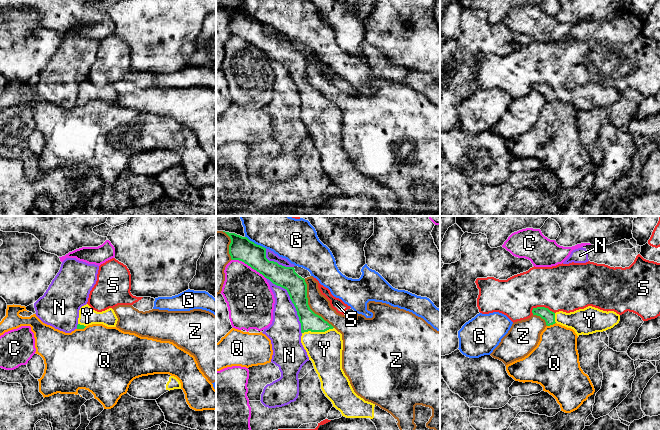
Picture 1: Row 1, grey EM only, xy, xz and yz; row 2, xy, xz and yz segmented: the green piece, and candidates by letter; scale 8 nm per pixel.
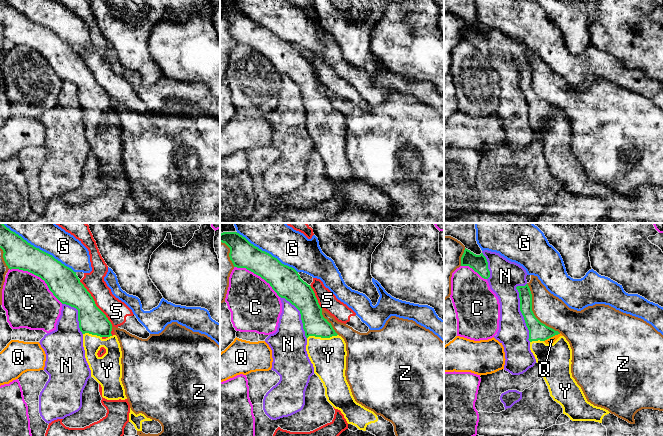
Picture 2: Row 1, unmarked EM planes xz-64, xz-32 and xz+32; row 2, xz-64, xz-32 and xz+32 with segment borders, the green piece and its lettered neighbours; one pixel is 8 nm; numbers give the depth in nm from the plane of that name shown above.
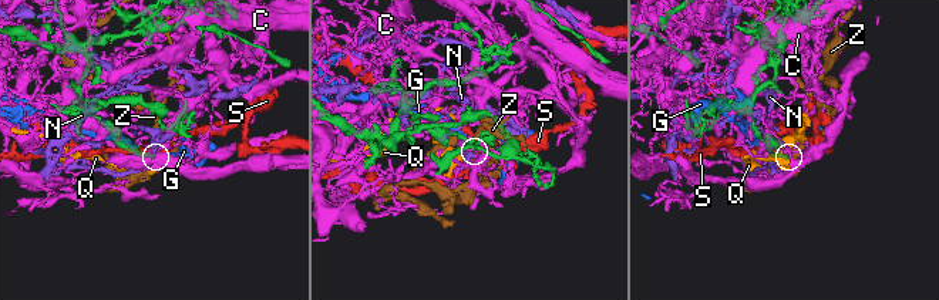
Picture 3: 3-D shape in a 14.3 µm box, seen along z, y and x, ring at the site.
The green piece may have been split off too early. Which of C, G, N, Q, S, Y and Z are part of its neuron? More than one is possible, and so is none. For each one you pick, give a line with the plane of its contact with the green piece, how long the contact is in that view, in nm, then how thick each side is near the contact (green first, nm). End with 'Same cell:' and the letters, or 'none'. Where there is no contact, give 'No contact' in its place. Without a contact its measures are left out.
Y: Touches green in xz. Shared border 260 nm. Thickness 150 nm (green) against 280 nm
Same cell: Y

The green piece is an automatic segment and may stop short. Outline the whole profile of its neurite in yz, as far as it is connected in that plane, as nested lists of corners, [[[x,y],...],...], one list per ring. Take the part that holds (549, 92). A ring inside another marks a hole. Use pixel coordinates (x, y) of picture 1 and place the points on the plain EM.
[[[592,82],[570,89],[563,87],[554,89],[548,84],[537,83],[533,84],[532,89],[544,95],[547,102],[557,99],[573,105],[577,112],[606,107],[620,97],[620,91],[616,88],[603,87]]]

